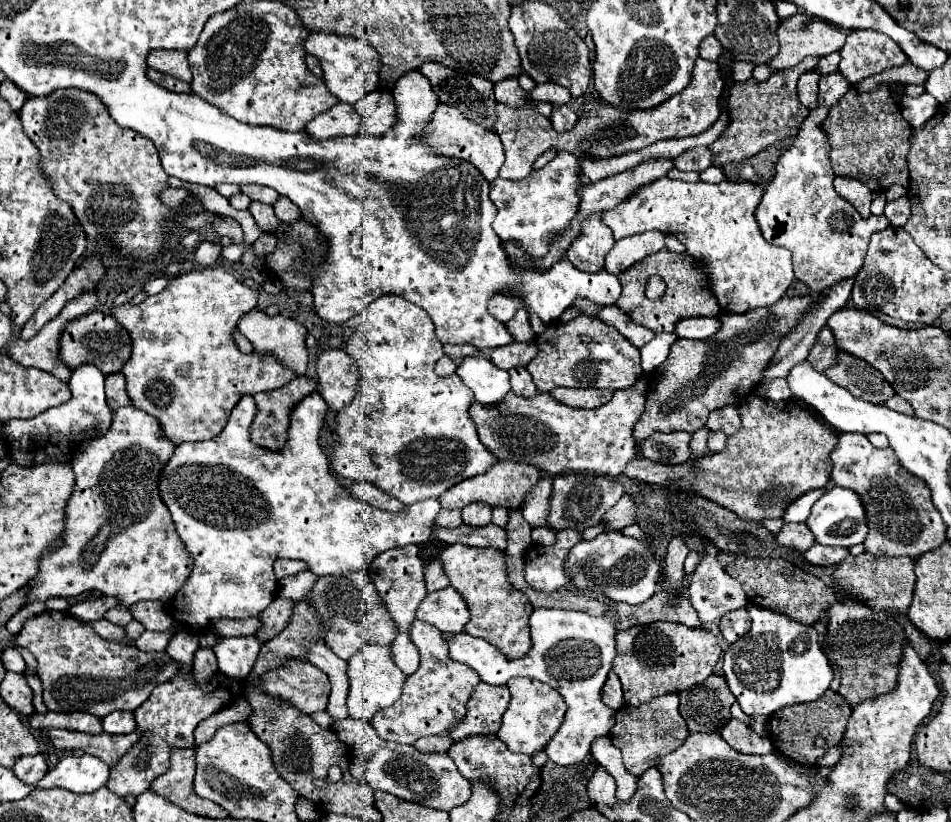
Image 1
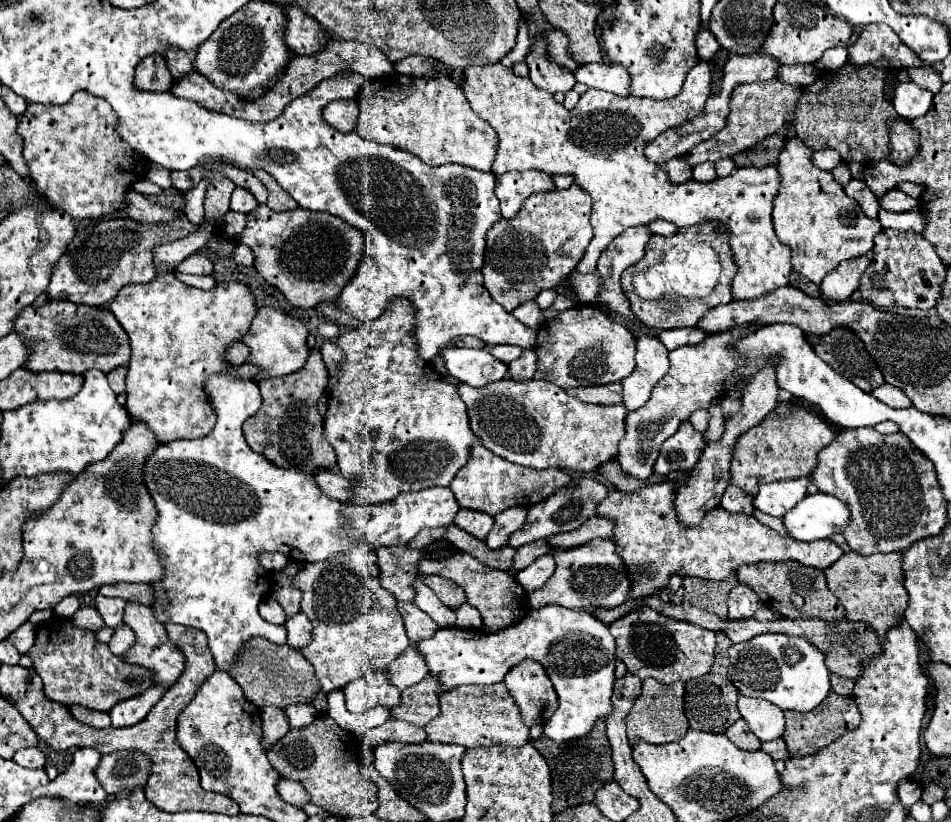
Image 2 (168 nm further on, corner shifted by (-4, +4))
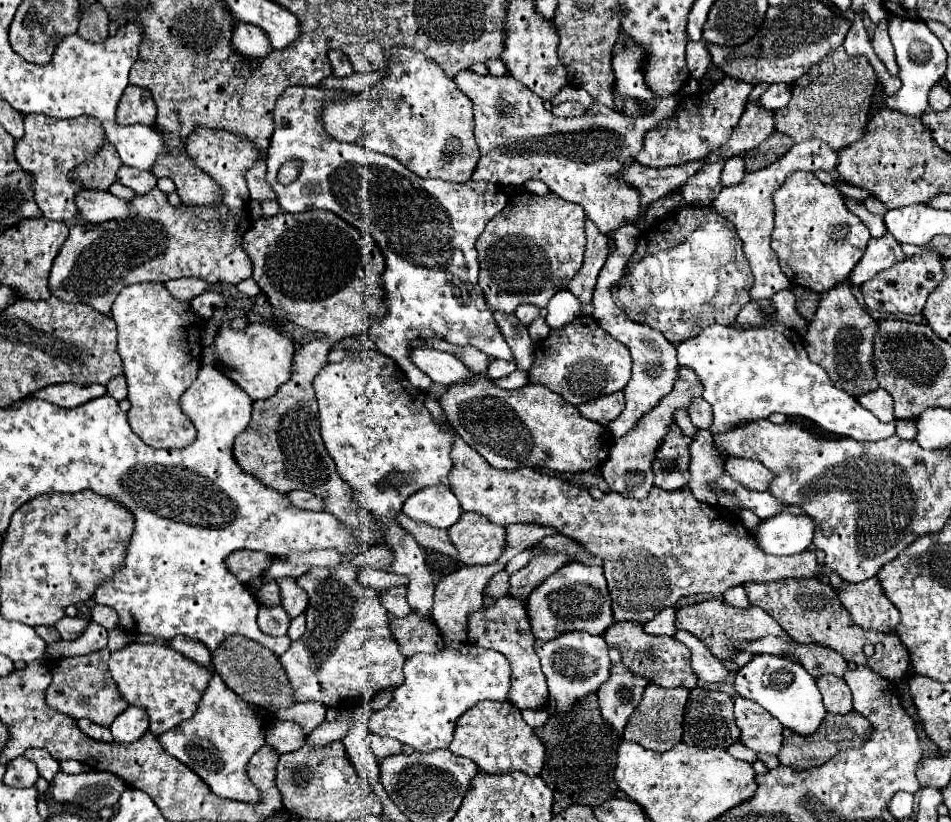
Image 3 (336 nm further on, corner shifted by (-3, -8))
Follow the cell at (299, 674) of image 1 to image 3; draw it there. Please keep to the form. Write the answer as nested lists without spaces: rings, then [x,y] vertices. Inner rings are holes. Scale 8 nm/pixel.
[[[237,635],[225,639],[225,643],[213,653],[213,669],[221,675],[227,687],[231,687],[249,705],[263,707],[275,713],[295,703],[295,693],[291,689],[291,683],[287,681],[279,657],[251,639],[237,637]]]

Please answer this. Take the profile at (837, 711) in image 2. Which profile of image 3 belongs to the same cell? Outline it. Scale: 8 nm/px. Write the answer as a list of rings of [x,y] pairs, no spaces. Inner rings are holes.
[[[851,711],[847,715],[835,715],[835,713],[827,713],[821,727],[813,733],[813,735],[797,735],[791,729],[783,729],[783,747],[779,751],[779,761],[781,765],[787,765],[795,771],[803,771],[809,767],[817,767],[823,765],[825,761],[829,761],[833,755],[837,755],[843,749],[851,749],[851,747],[861,747],[863,739],[869,739],[871,735],[871,725],[863,719],[863,715],[859,715],[857,711]],[[865,727],[865,731],[863,731]],[[865,735],[865,737],[863,737]]]

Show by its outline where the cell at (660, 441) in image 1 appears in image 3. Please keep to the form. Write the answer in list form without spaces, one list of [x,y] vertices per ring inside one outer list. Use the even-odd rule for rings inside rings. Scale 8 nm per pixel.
[[[673,423],[669,435],[665,437],[665,443],[661,443],[653,461],[657,487],[663,487],[667,491],[679,491],[689,483],[689,443],[691,439],[683,435],[683,431]]]

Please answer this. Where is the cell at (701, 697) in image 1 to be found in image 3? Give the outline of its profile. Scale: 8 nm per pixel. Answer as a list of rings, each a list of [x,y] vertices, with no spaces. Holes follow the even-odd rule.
[[[701,687],[693,689],[689,693],[689,701],[685,707],[683,743],[701,749],[727,749],[737,739],[739,739],[739,727],[735,725],[735,717],[733,717],[733,699],[723,691],[709,691]]]

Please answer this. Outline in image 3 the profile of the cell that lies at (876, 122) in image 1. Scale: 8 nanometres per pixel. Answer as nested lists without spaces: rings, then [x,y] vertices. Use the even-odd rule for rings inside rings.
[[[839,47],[825,63],[819,63],[809,75],[803,75],[791,85],[791,101],[775,113],[775,129],[789,135],[795,143],[819,139],[833,151],[841,151],[865,139],[877,83],[875,69],[865,57],[849,57],[845,49]]]

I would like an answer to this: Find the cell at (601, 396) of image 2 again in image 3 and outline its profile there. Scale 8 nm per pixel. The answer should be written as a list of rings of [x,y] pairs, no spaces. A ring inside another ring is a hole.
[[[619,391],[619,393],[613,393],[613,395],[605,395],[601,399],[583,403],[577,409],[581,411],[583,417],[587,417],[591,421],[597,421],[601,425],[607,425],[609,421],[619,417],[623,407],[625,407],[625,399],[623,399],[623,391]]]

